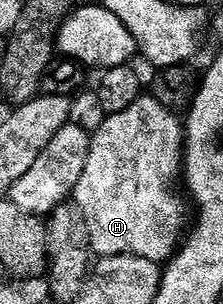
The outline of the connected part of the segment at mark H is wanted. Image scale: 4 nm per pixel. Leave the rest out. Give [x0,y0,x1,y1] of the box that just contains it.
[72,97,188,265]

